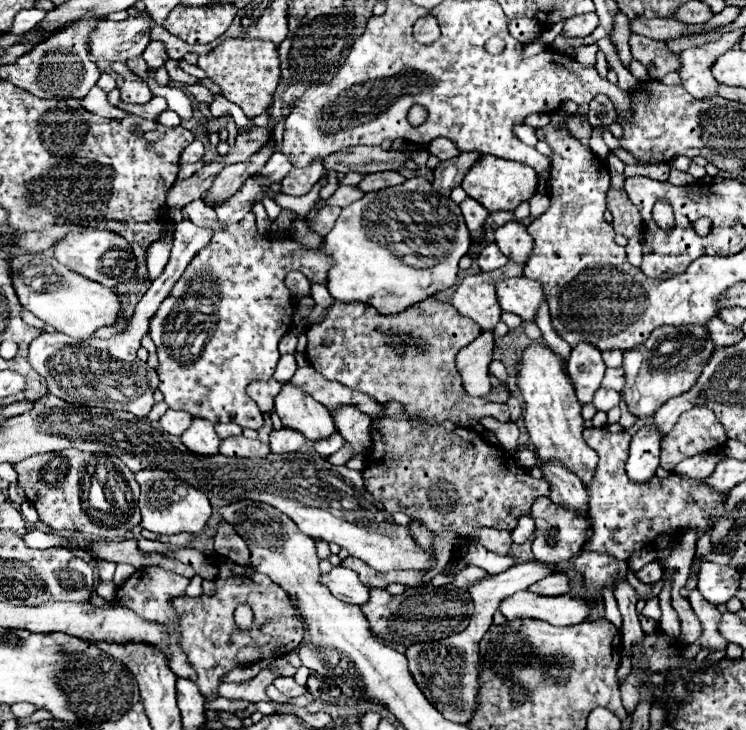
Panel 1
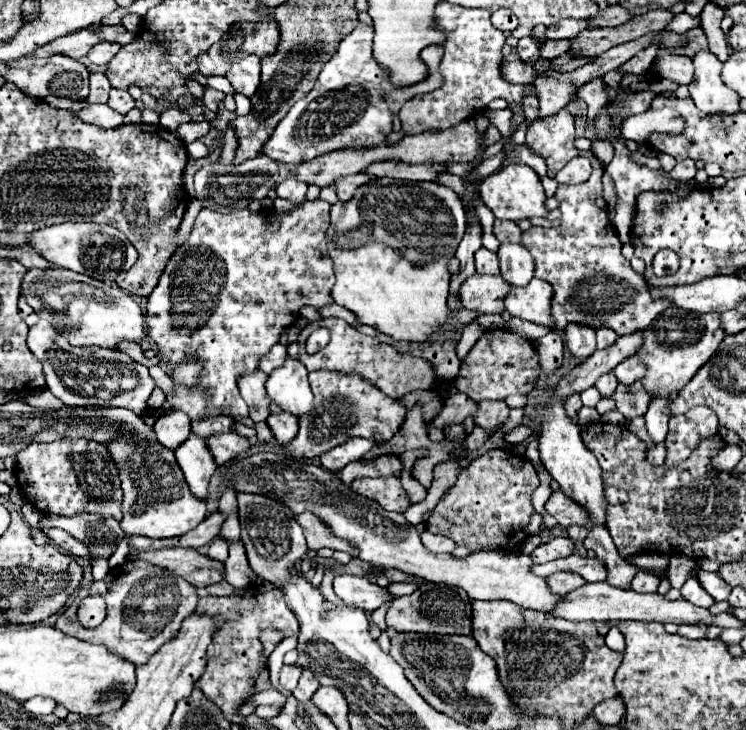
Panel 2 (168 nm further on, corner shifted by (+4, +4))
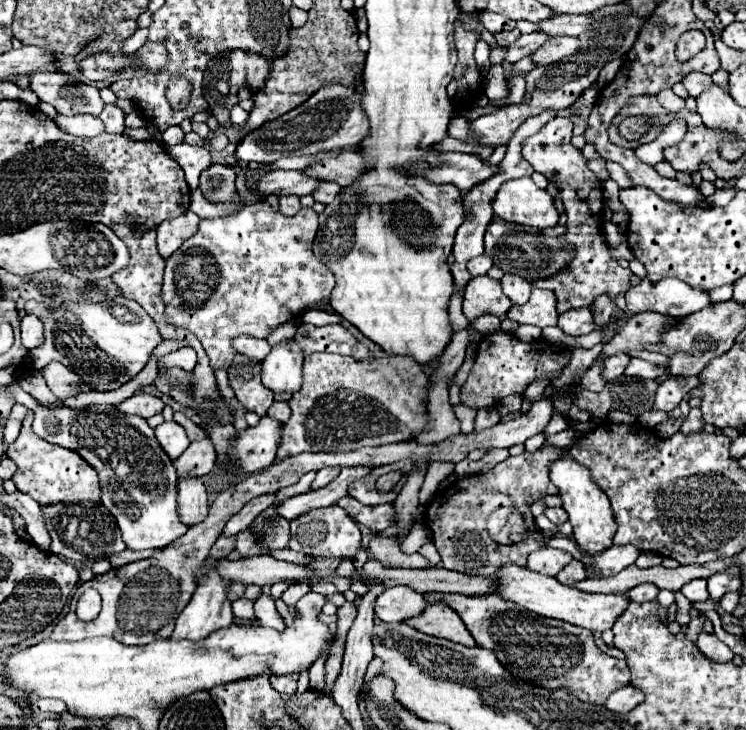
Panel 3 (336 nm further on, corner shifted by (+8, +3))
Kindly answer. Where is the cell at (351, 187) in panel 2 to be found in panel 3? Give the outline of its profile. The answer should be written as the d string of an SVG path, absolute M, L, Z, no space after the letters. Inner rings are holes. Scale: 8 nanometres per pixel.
M322 181L322 183L316 187L316 193L312 193L312 197L314 197L314 201L328 205L328 203L334 201L334 197L336 197L338 193L340 193L340 185L336 185L336 183L332 183L332 181Z

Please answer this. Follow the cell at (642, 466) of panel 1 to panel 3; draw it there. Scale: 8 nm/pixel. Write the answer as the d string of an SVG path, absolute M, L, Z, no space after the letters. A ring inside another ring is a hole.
M668 375L660 385L658 385L658 393L656 393L656 409L658 411L674 411L676 405L680 405L680 401L694 389L700 385L698 377L672 377Z

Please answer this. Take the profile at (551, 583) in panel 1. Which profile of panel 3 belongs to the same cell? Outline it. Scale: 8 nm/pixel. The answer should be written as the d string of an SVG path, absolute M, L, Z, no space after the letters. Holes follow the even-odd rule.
M572 559L558 575L556 579L564 585L570 585L570 583L576 583L576 581L582 581L586 577L586 569L584 569L584 563L578 561L578 559Z

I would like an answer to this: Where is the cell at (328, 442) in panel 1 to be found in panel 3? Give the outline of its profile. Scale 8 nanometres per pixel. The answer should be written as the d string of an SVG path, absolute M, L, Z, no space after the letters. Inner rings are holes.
M312 353L304 359L302 389L288 401L292 417L284 425L278 459L298 455L304 451L354 451L360 447L378 447L386 443L400 443L416 439L428 425L426 413L428 377L422 367L410 357L382 357L356 361L354 357Z

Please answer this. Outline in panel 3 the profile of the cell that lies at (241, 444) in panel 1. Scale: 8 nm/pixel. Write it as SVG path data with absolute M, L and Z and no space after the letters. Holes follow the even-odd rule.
M210 439L190 443L190 447L182 453L182 457L174 459L178 481L182 481L184 477L208 475L214 467L214 461L216 461L216 451Z

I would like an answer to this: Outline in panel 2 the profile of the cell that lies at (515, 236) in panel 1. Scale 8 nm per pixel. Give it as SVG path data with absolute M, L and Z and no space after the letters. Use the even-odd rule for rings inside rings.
M520 242L500 244L498 258L500 258L500 274L512 286L526 286L532 280L534 260L524 244Z

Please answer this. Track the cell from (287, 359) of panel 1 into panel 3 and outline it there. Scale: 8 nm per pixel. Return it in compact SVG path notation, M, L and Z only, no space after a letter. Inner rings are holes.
M248 335L234 337L232 345L238 353L242 353L250 359L258 359L258 361L262 361L270 353L270 345L264 339L256 339L256 337L248 337Z

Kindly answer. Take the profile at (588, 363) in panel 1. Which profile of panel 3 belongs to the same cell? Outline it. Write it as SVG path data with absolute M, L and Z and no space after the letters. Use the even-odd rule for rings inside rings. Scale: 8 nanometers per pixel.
M570 309L568 313L562 313L558 317L558 327L572 337L578 335L586 335L590 331L594 331L594 317L590 313L590 309Z

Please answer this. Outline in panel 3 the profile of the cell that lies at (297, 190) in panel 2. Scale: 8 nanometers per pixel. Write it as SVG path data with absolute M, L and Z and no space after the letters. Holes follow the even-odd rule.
M280 197L280 213L286 217L292 217L300 211L300 199L298 197Z

